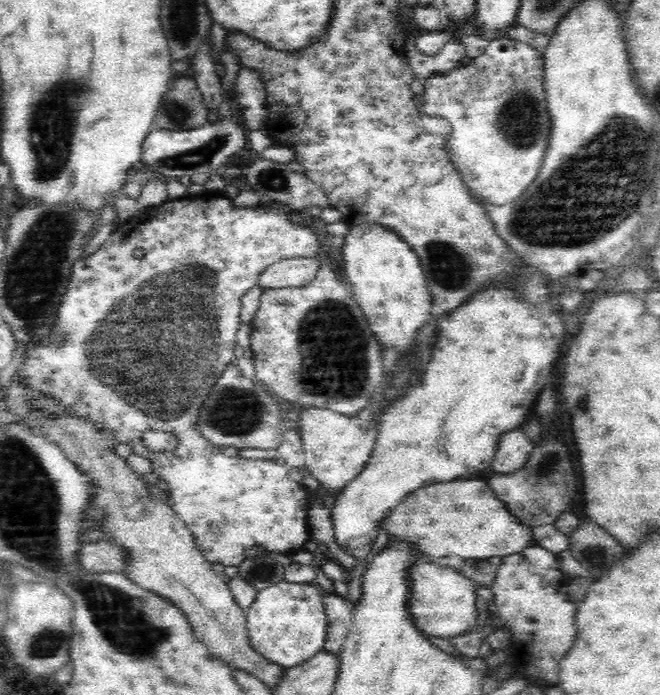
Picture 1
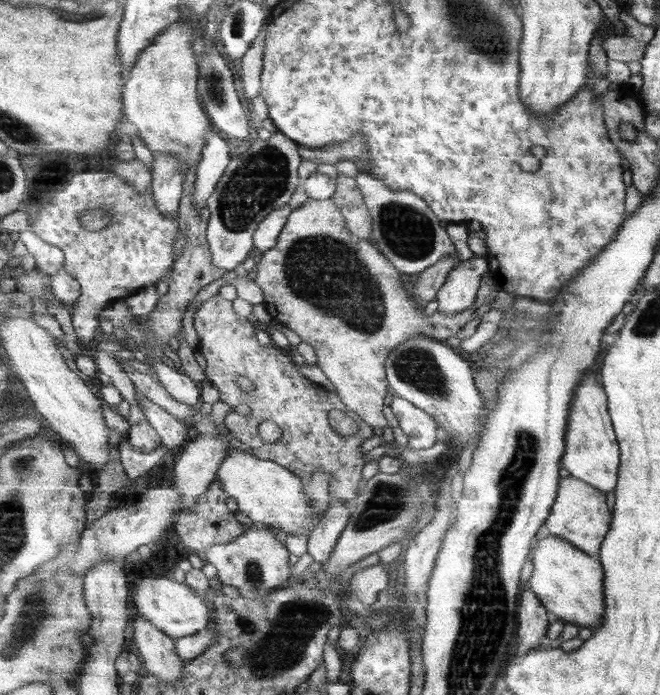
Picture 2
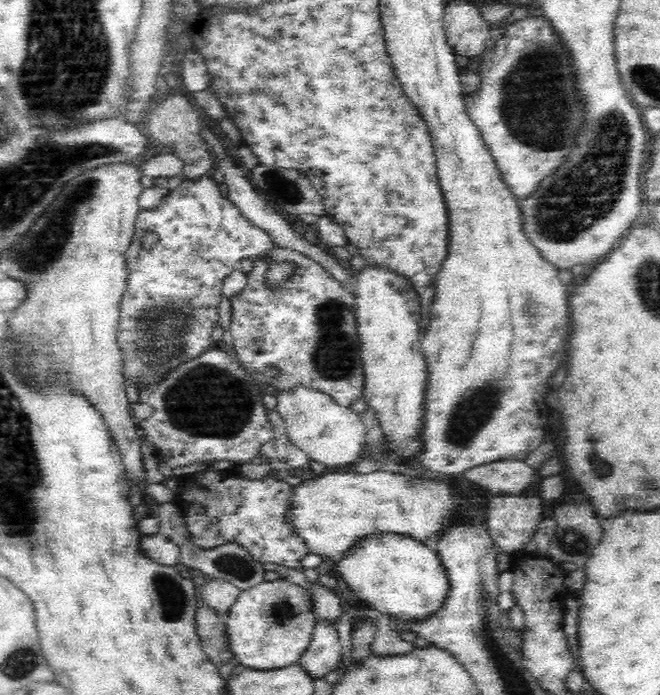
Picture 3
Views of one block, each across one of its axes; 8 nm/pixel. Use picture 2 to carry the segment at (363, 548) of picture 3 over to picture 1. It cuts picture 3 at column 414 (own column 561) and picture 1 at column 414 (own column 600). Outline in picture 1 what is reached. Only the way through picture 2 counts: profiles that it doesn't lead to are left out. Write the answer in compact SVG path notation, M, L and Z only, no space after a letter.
M432 562L416 563L409 574L411 593L408 596L409 612L415 625L430 639L456 640L474 630L476 626L476 588L468 577L450 566Z

